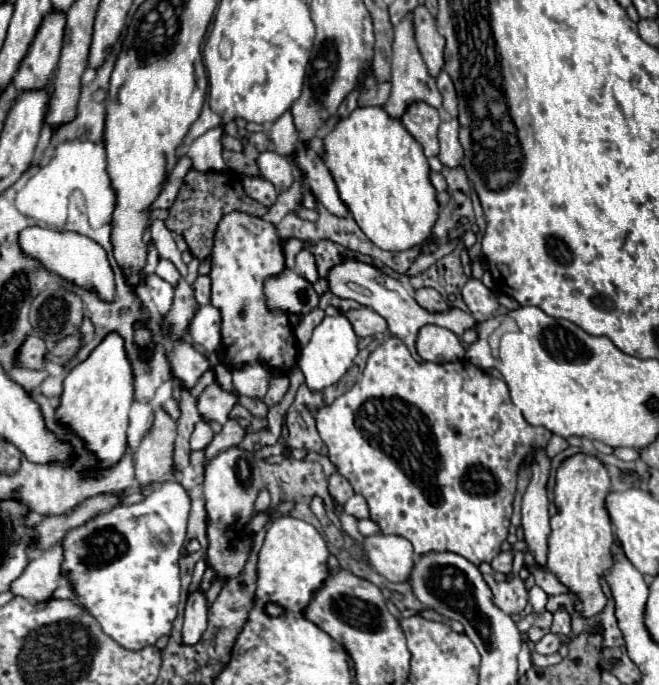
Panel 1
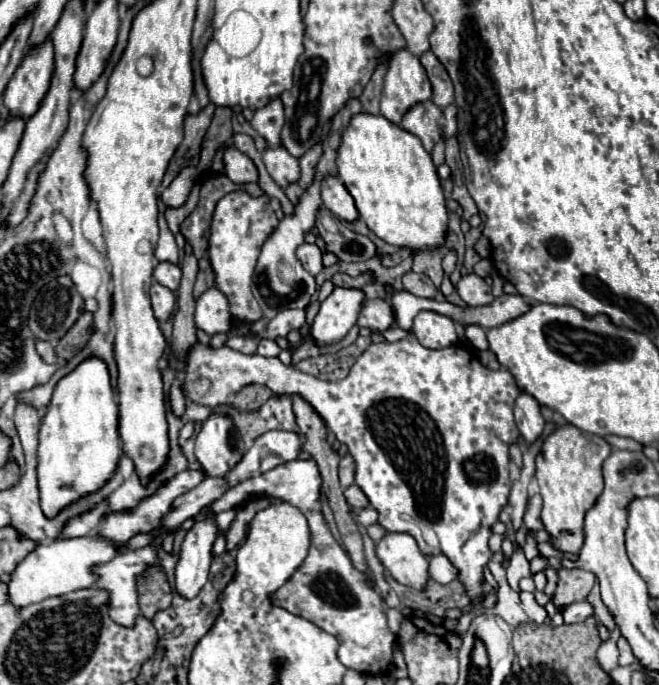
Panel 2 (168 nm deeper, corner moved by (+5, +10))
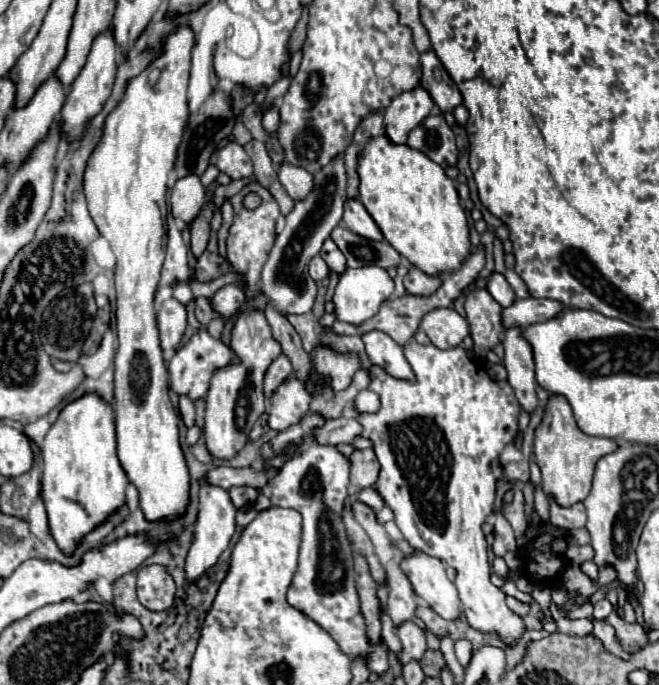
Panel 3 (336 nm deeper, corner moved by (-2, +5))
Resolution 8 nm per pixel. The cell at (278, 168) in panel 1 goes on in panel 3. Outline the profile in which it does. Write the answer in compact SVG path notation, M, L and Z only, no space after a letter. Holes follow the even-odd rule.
M286 161L278 165L278 179L280 179L282 187L286 189L286 193L292 199L296 199L296 201L304 199L310 193L312 185L314 185L312 175L306 169L296 167L296 165L290 165Z

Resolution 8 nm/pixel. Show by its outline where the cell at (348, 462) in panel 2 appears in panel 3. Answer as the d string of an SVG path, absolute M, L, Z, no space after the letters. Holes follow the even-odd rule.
M364 449L364 451L354 451L350 457L350 485L348 485L348 495L354 497L358 495L362 489L372 487L378 479L378 459L374 455L372 449Z

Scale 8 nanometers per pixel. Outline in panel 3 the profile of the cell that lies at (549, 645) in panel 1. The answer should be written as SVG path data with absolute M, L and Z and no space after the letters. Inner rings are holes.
M602 599L594 605L594 613L592 613L592 621L598 621L598 619L606 619L608 613L612 611L612 605L608 599Z

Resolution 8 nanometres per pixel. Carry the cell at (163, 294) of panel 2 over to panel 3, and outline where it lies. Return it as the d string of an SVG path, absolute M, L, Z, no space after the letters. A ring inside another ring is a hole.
M168 299L158 309L158 331L164 353L172 353L186 329L186 309L176 299Z

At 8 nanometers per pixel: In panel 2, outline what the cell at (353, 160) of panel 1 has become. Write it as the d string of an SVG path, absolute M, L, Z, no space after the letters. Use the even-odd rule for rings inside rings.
M357 114L343 132L337 154L339 178L355 200L359 216L381 240L399 248L437 250L447 238L447 206L437 168L421 140L383 116Z

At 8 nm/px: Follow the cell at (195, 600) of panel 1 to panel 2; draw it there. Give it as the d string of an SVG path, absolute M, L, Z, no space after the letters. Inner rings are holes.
M205 506L195 518L191 530L187 530L179 560L175 566L175 584L177 592L183 598L195 598L195 594L203 588L209 576L209 564L213 558L213 542L219 534L215 524L215 514L209 506Z

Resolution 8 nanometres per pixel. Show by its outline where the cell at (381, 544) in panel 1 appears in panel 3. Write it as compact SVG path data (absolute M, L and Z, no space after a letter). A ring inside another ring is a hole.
M414 551L404 557L400 569L410 579L414 593L428 603L440 617L456 619L460 613L460 599L454 583L446 577L444 563L428 557L422 551Z

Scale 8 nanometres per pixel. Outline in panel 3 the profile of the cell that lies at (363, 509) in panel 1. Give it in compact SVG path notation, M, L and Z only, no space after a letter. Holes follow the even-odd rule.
M374 487L362 489L362 491L360 491L360 495L358 495L358 501L366 503L366 505L368 505L368 507L372 507L374 511L380 511L380 509L384 507L384 501L382 501L382 497L376 493L376 489L374 489Z

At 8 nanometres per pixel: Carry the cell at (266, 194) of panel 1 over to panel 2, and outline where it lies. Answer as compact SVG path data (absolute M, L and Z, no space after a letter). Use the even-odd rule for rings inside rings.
M229 146L223 154L223 164L225 164L225 176L233 180L235 184L245 184L245 182L257 182L257 168L249 156L239 152L237 148Z

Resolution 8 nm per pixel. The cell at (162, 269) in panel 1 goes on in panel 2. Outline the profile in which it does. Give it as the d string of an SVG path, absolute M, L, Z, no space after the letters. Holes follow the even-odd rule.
M159 262L155 272L153 272L155 282L159 282L161 286L169 288L169 290L177 290L179 288L179 280L181 280L181 268L177 264L171 262Z

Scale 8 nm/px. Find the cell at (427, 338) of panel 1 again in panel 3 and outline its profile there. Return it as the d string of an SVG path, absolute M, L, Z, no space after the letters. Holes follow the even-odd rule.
M452 307L430 311L422 323L422 331L428 335L432 345L438 349L452 349L462 345L462 339L468 335L468 323Z

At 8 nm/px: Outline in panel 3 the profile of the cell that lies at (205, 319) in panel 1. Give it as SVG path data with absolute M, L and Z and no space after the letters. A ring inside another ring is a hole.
M224 285L214 293L212 307L224 321L228 321L230 317L238 315L244 301L246 301L246 295L240 285Z

